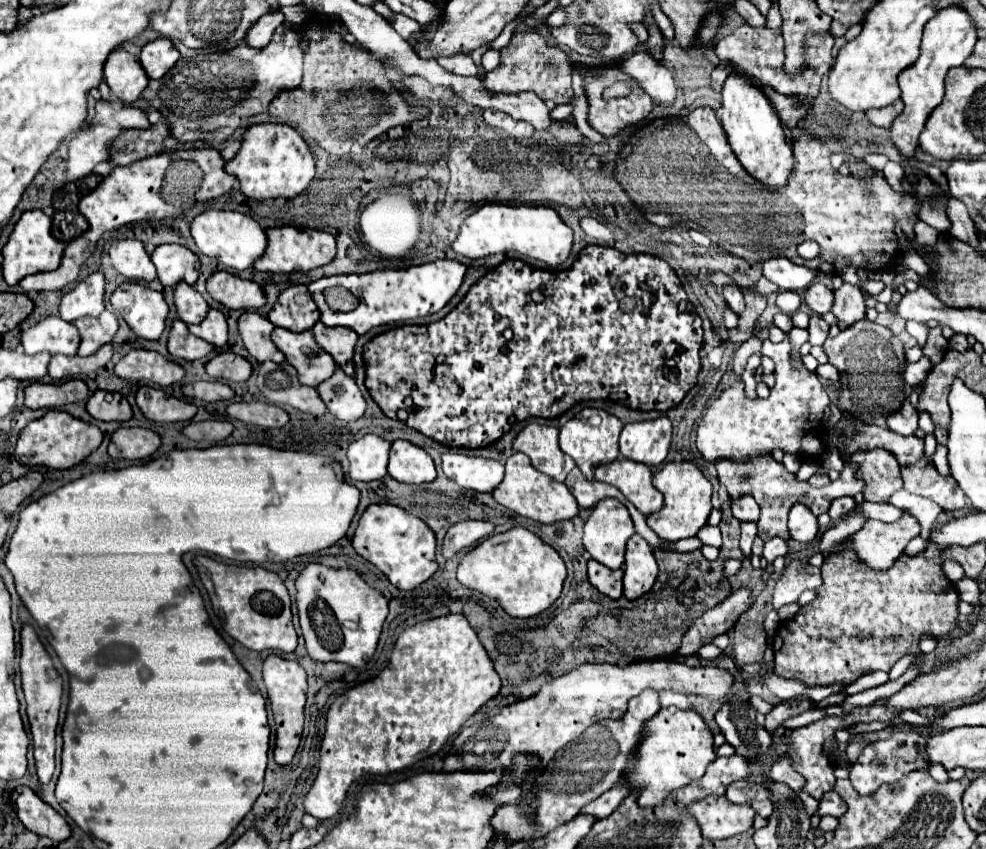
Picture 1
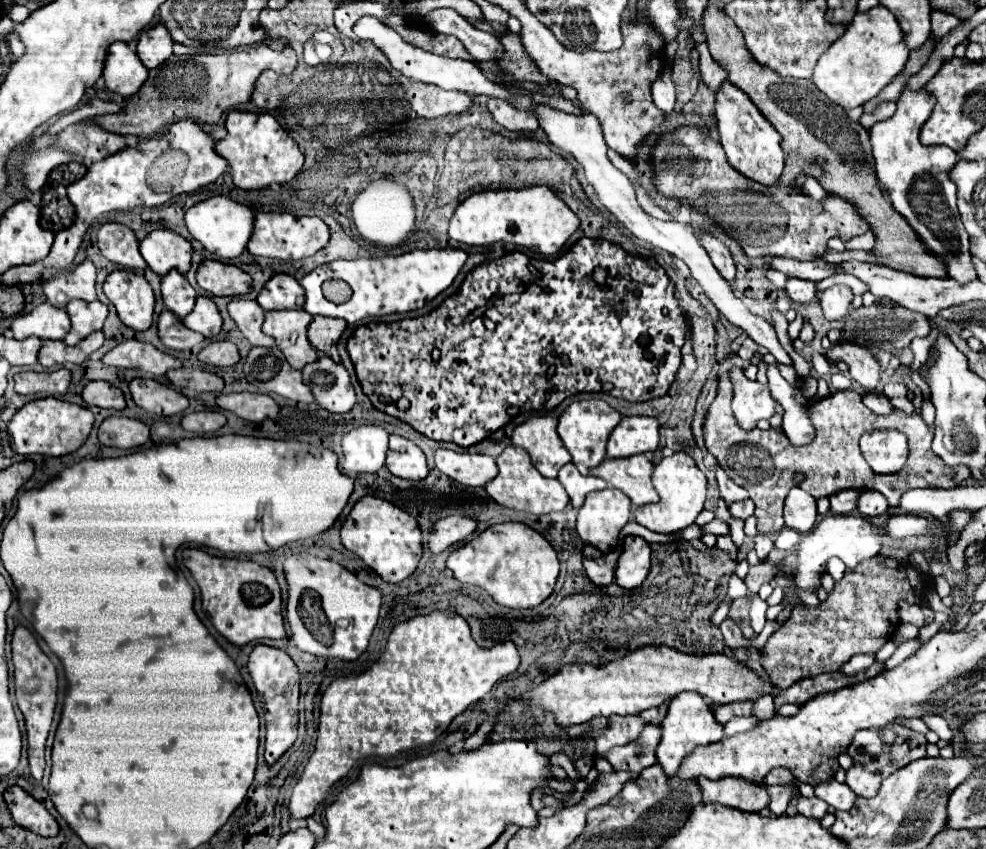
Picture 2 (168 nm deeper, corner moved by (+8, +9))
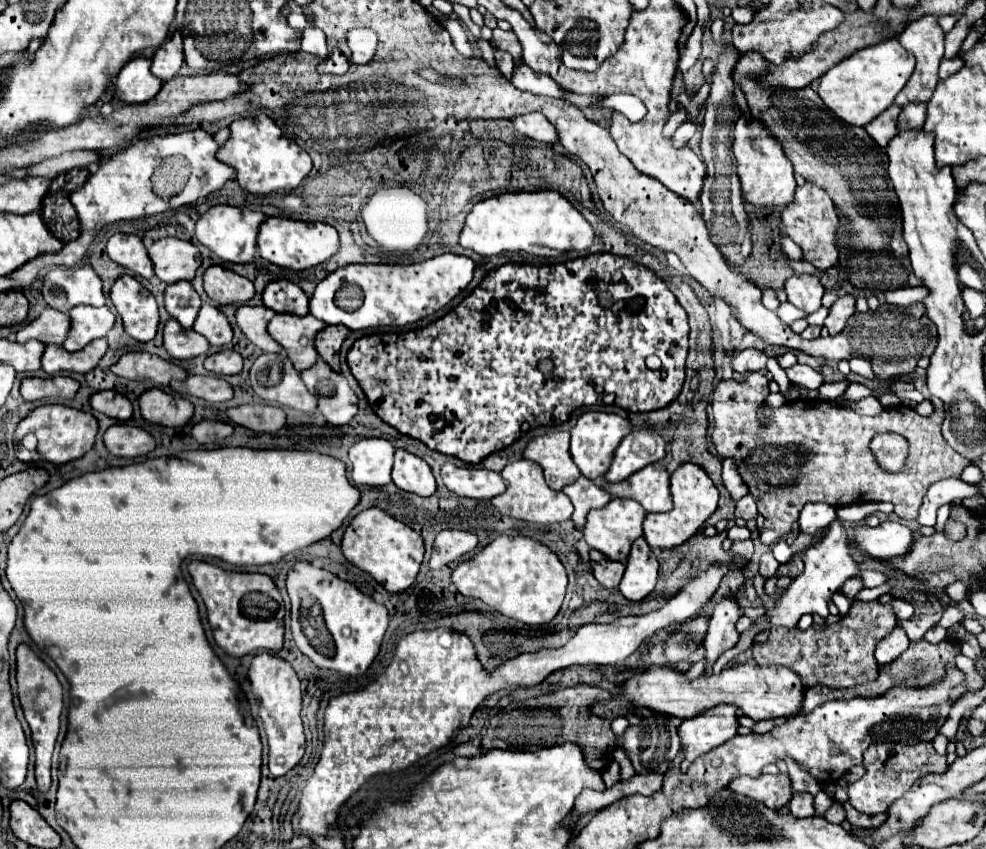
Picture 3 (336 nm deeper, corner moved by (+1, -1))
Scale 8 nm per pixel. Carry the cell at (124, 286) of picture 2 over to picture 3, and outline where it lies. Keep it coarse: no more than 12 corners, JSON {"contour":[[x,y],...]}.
{"contour":[[131,275],[111,301],[137,341],[157,335],[155,297]]}

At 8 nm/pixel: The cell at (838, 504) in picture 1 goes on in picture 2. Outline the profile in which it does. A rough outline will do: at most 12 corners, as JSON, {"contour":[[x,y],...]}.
{"contour":[[858,491],[830,495],[830,513],[848,515],[856,509]]}

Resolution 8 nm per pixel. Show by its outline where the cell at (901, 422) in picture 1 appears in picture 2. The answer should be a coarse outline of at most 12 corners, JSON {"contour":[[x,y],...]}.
{"contour":[[868,393],[864,405],[876,415],[890,415],[894,405],[884,393]]}

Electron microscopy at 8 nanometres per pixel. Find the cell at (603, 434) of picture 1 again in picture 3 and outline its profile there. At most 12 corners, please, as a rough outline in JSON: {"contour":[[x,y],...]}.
{"contour":[[587,411],[571,429],[571,455],[595,481],[613,461],[631,423]]}

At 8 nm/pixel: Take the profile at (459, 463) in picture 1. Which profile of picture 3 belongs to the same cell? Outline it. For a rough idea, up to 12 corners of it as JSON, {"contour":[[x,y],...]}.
{"contour":[[441,467],[445,487],[469,499],[505,491],[499,473],[479,467]]}

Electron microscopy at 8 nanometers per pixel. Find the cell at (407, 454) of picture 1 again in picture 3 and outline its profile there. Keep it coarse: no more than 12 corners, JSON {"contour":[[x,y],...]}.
{"contour":[[395,451],[393,483],[429,497],[437,489],[423,459]]}

